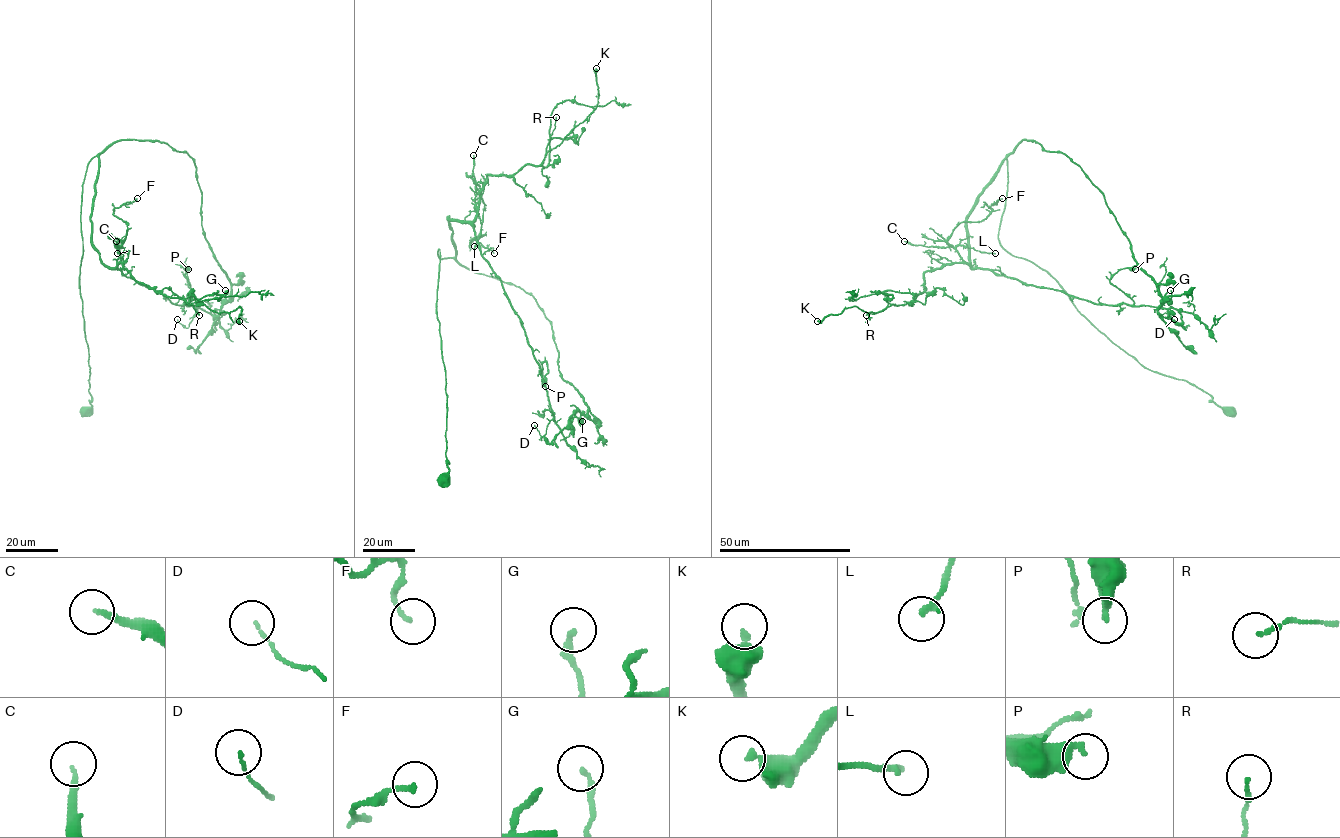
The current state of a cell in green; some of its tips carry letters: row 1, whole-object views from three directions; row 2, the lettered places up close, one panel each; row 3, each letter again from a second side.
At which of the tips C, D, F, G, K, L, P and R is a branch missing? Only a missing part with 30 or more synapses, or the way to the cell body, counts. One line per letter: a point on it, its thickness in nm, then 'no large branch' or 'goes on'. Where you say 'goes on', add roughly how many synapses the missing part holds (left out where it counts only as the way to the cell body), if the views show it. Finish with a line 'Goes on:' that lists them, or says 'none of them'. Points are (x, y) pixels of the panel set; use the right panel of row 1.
C: at (904, 241); 180 nm thick; no large branch
D: at (1174, 319); 70 nm thick; no large branch
F: at (1002, 198); 140 nm thick; no large branch
G: at (1170, 290); 200 nm thick; no large branch
K: at (817, 321); 320 nm thick; no large branch
L: at (995, 253); 200 nm thick; no large branch
P: at (1135, 269); 260 nm thick; no large branch
R: at (866, 315); 130 nm thick; no large branch
Goes on: none of them

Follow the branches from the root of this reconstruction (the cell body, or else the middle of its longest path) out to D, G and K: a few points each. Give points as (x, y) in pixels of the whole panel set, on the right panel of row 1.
D: (1229, 408), (1143, 367), (1002, 246), (1005, 157), (967, 219), (974, 269), (1163, 307), (1185, 327), (1174, 319)
G: (1229, 408), (1143, 367), (1045, 271), (1002, 246), (1006, 157), (1023, 140), (1066, 154), (1164, 301), (1170, 290)
K: (1229, 408), (1143, 367), (1002, 246), (1006, 156), (967, 219), (970, 267), (925, 271), (906, 303), (817, 321)

